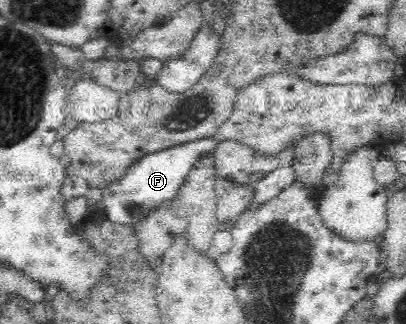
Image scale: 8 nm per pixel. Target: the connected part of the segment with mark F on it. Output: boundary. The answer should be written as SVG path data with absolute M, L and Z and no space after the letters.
M196 139L188 143L176 144L154 154L146 155L132 168L124 173L122 179L114 181L106 187L103 199L106 217L112 222L132 226L142 216L145 216L152 206L160 202L170 203L175 199L178 189L184 184L186 176L196 165L214 152L217 142L210 139Z

